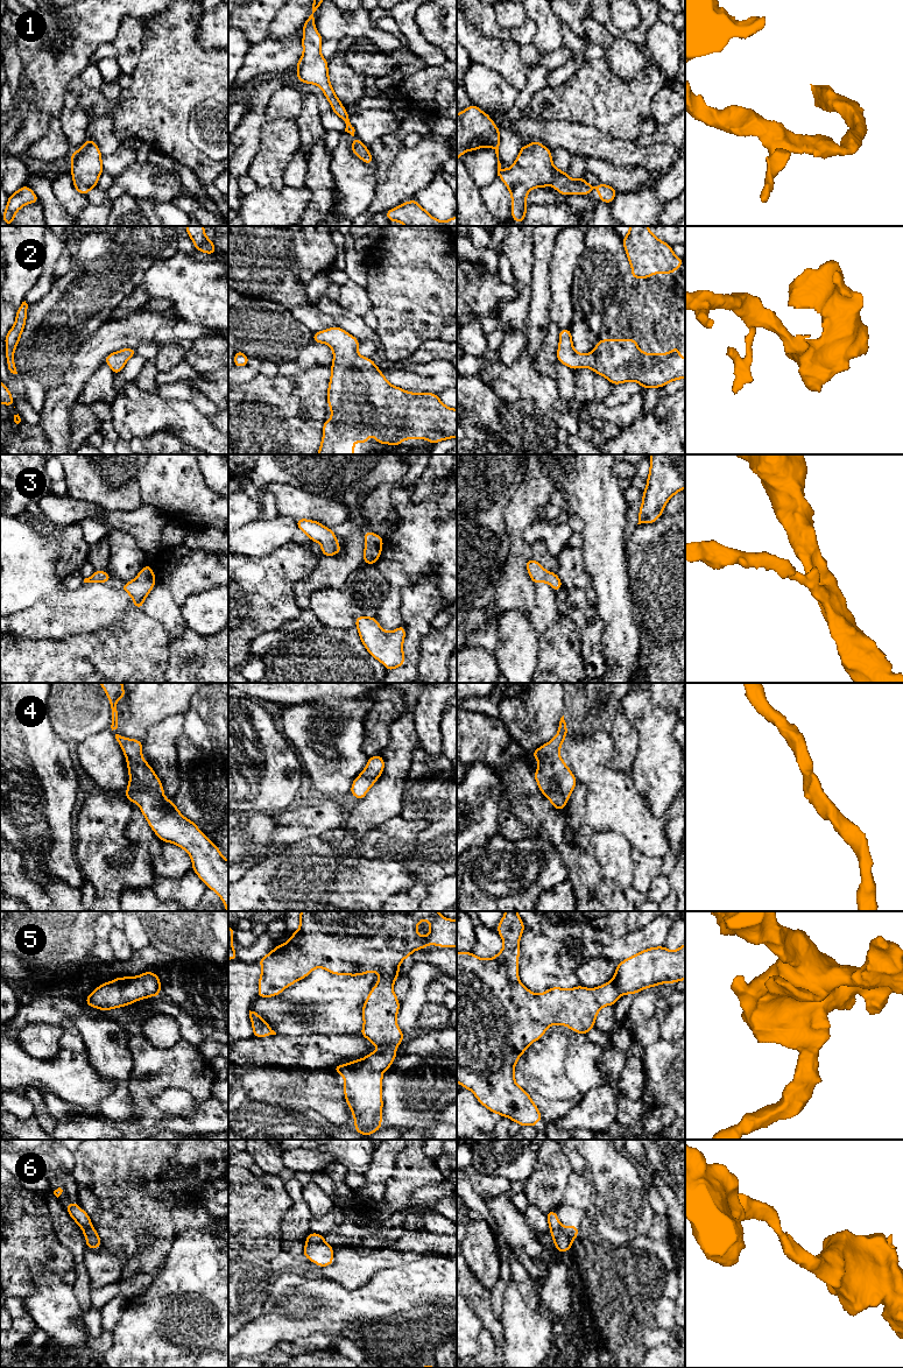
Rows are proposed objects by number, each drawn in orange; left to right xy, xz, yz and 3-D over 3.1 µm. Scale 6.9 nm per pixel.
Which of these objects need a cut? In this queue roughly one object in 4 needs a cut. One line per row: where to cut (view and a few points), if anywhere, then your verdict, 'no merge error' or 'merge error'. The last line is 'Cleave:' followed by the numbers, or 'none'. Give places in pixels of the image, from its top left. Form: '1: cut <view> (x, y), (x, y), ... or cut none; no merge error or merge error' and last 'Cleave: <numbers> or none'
1: cut none; no merge error
2: cut none; no merge error
3: cut none; no merge error
4: cut none; no merge error
5: cut none; no merge error
6: cut none; no merge error
Cleave: none

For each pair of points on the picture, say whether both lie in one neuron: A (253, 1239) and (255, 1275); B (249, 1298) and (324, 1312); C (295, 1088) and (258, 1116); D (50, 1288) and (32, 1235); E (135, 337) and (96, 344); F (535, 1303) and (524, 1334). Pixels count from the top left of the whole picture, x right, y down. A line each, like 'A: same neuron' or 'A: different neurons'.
A: different neurons
B: different neurons
C: different neurons
D: different neurons
E: same neuron
F: different neurons

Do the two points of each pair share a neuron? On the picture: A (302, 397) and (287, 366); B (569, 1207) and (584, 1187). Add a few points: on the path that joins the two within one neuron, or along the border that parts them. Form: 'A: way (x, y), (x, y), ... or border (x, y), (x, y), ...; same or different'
A: border (317, 366), (310, 366), (291, 375), (280, 374); different
B: way (573, 1203), (579, 1192); same

